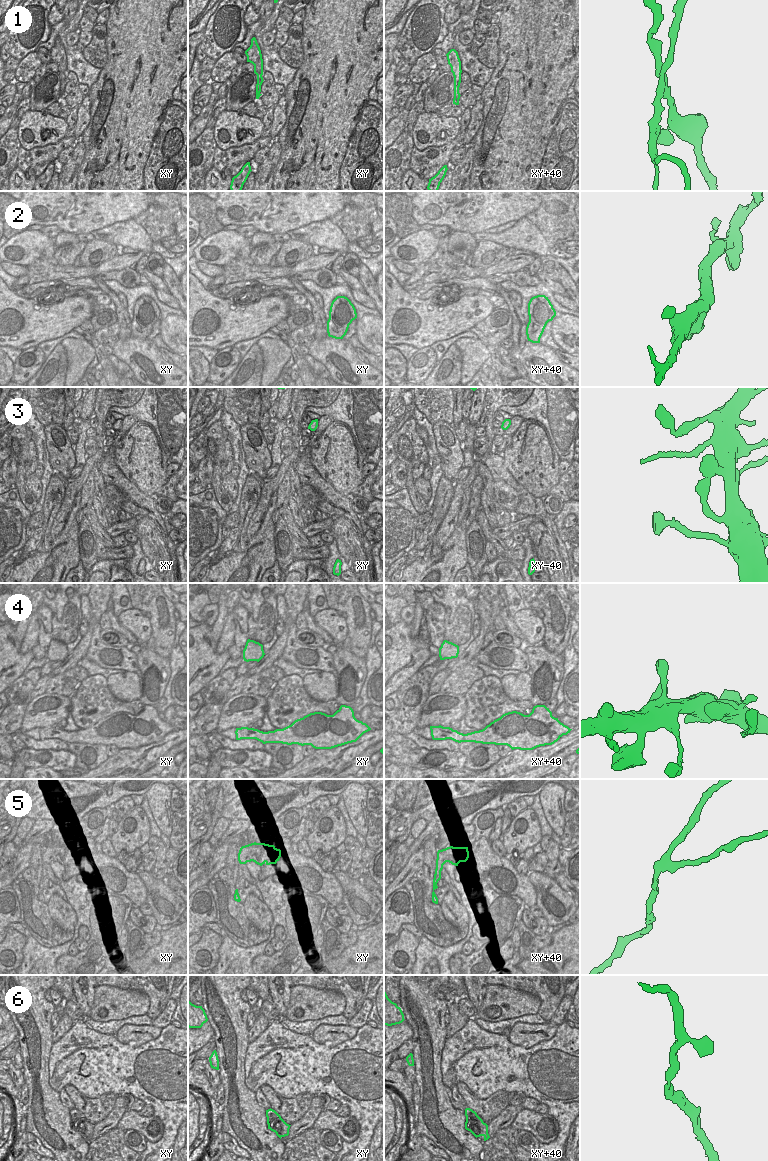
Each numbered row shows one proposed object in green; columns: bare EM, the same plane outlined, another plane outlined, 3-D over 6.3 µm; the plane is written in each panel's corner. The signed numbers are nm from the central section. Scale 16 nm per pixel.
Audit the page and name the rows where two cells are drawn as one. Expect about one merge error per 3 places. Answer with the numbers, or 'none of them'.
1, 5

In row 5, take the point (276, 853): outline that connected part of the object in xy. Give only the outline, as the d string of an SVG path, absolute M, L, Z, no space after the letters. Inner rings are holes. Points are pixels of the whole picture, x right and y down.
M275 846L272 847L272 856L266 860L266 865L276 864L281 857L281 850L277 849Z

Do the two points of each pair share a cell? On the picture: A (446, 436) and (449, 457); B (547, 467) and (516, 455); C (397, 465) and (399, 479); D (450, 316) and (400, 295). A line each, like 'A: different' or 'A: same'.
A: same
B: same
C: same
D: same

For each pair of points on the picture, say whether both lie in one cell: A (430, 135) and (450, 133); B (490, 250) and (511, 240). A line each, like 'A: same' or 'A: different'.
A: same
B: different

